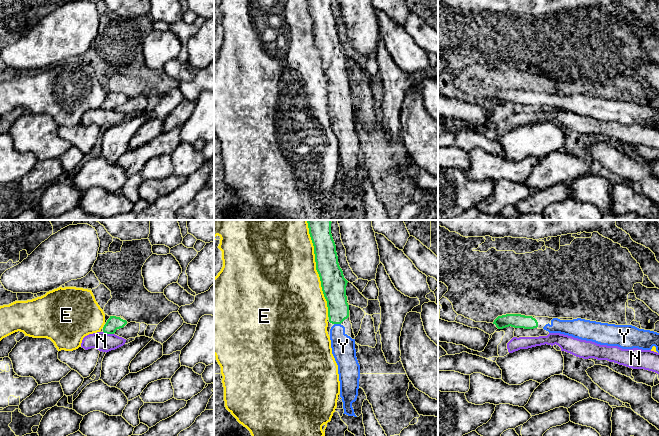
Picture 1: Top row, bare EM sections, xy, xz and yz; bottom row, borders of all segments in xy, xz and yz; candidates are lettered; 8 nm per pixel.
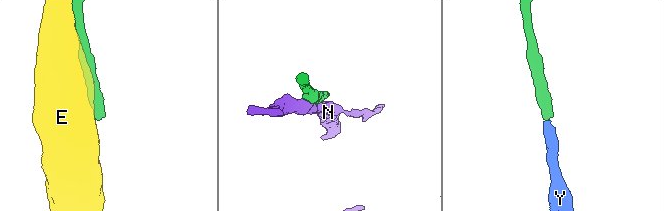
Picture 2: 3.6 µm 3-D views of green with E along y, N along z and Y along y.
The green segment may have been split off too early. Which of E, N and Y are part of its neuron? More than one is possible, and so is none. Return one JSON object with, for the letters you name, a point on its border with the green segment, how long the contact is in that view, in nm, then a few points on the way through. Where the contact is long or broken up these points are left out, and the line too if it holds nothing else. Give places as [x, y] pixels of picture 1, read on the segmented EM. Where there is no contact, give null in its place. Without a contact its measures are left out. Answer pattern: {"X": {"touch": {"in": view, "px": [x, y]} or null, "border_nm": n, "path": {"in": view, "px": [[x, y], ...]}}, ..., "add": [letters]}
{"Y": {"touch": {"in": "xz", "px": [337, 323]}, "border_nm": 60, "path": {"in": "xz", "px": [[334, 292], [337, 303], [337, 323], [337, 336], [343, 346]]}}, "add": ["Y"]}

